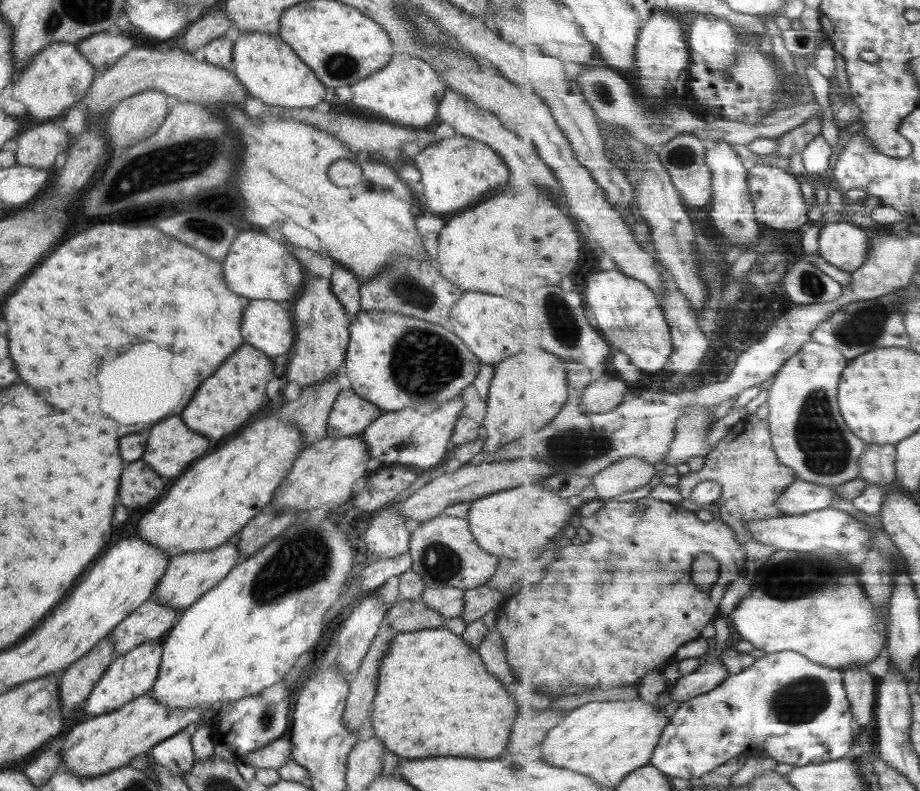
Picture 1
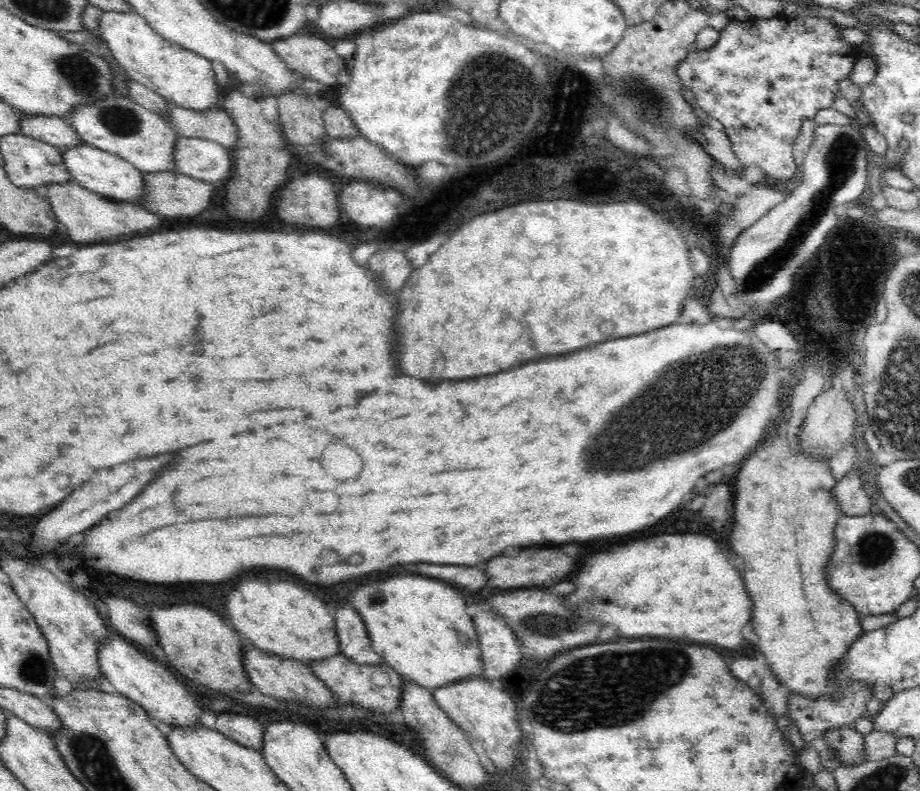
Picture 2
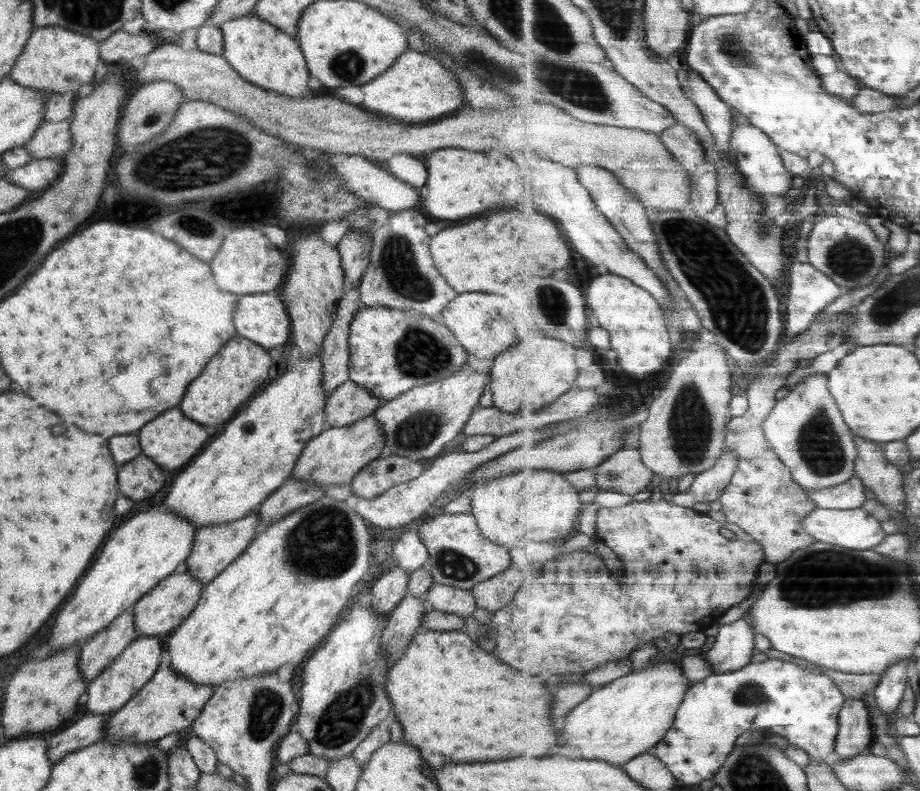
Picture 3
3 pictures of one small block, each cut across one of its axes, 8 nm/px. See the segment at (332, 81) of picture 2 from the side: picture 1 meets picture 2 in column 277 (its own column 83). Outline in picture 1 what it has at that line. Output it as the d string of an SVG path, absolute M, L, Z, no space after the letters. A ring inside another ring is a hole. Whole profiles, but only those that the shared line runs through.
M100 32L79 41L76 47L99 73L110 68L126 52L130 52L134 42L126 36L110 36Z

